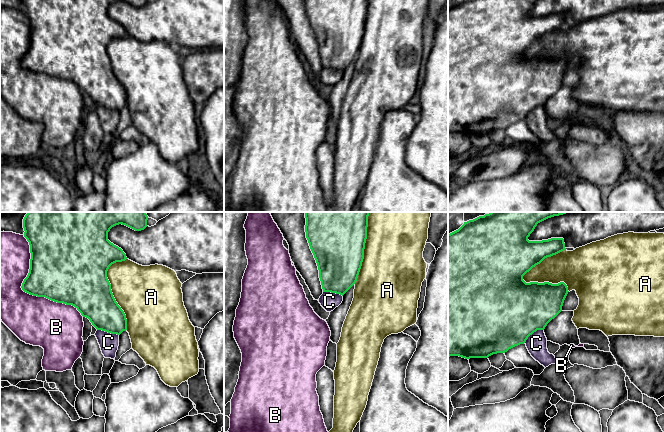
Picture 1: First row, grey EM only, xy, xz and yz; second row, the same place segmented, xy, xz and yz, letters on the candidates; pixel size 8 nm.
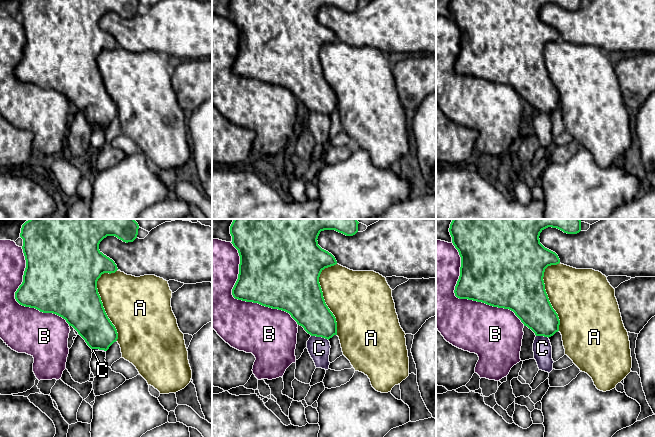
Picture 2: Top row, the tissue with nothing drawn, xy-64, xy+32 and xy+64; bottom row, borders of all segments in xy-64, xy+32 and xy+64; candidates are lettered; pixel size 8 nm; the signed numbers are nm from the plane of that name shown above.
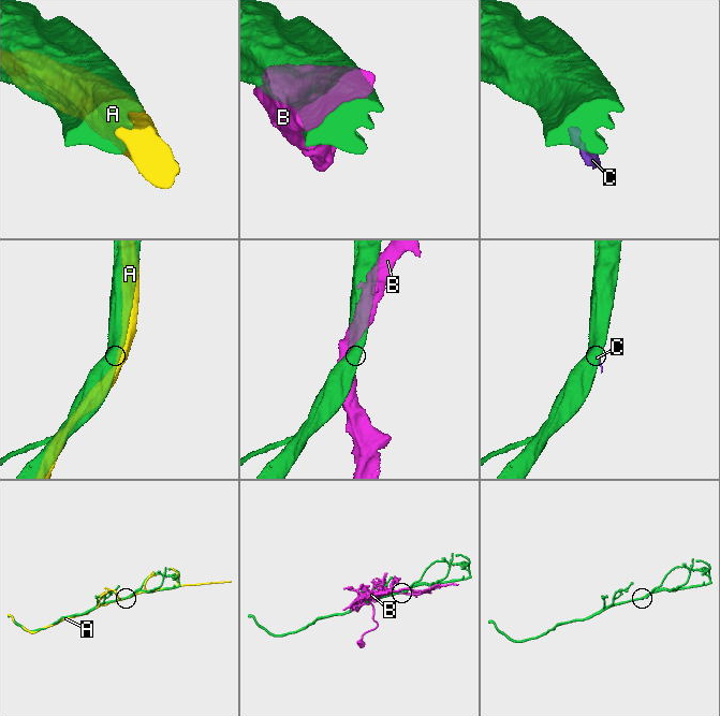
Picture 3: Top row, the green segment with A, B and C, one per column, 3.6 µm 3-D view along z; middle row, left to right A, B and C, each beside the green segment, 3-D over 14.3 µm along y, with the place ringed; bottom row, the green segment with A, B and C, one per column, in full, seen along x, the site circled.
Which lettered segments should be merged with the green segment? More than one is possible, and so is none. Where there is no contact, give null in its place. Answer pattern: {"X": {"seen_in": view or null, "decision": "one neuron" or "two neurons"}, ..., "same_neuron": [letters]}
{"A": {"seen_in": "yz", "decision": "two neurons"}, "B": {"seen_in": "xy", "decision": "two neurons"}, "C": {"seen_in": "xy", "decision": "two neurons"}, "same_neuron": []}

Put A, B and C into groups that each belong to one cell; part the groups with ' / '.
A / B / C

